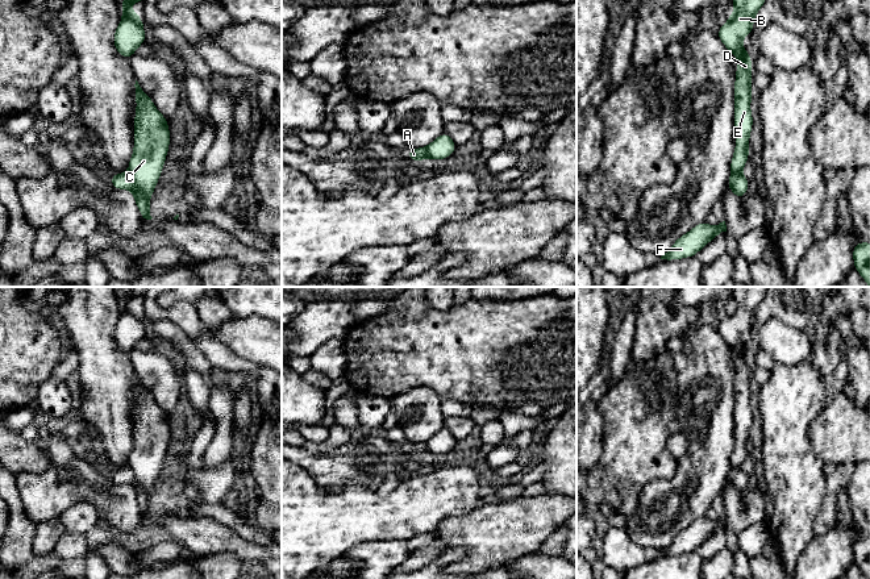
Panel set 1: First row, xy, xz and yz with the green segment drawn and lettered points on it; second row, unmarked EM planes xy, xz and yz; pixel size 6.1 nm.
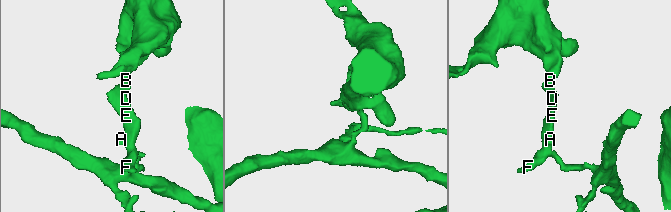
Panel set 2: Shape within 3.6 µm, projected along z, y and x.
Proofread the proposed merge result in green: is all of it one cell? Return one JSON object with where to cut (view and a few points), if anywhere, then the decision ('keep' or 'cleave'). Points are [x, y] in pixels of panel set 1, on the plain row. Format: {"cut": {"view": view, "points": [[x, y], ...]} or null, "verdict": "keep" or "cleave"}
{"cut": {"view": "xy", "points": [[128, 466], [136, 482], [148, 496]]}, "verdict": "cleave"}

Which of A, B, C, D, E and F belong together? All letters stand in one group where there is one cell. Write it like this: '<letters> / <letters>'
A / B C D E F

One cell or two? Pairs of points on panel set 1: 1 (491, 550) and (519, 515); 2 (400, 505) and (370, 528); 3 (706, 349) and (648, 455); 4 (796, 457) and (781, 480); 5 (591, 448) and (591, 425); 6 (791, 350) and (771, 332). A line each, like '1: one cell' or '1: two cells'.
1: one cell
2: one cell
3: two cells
4: one cell
5: one cell
6: one cell

